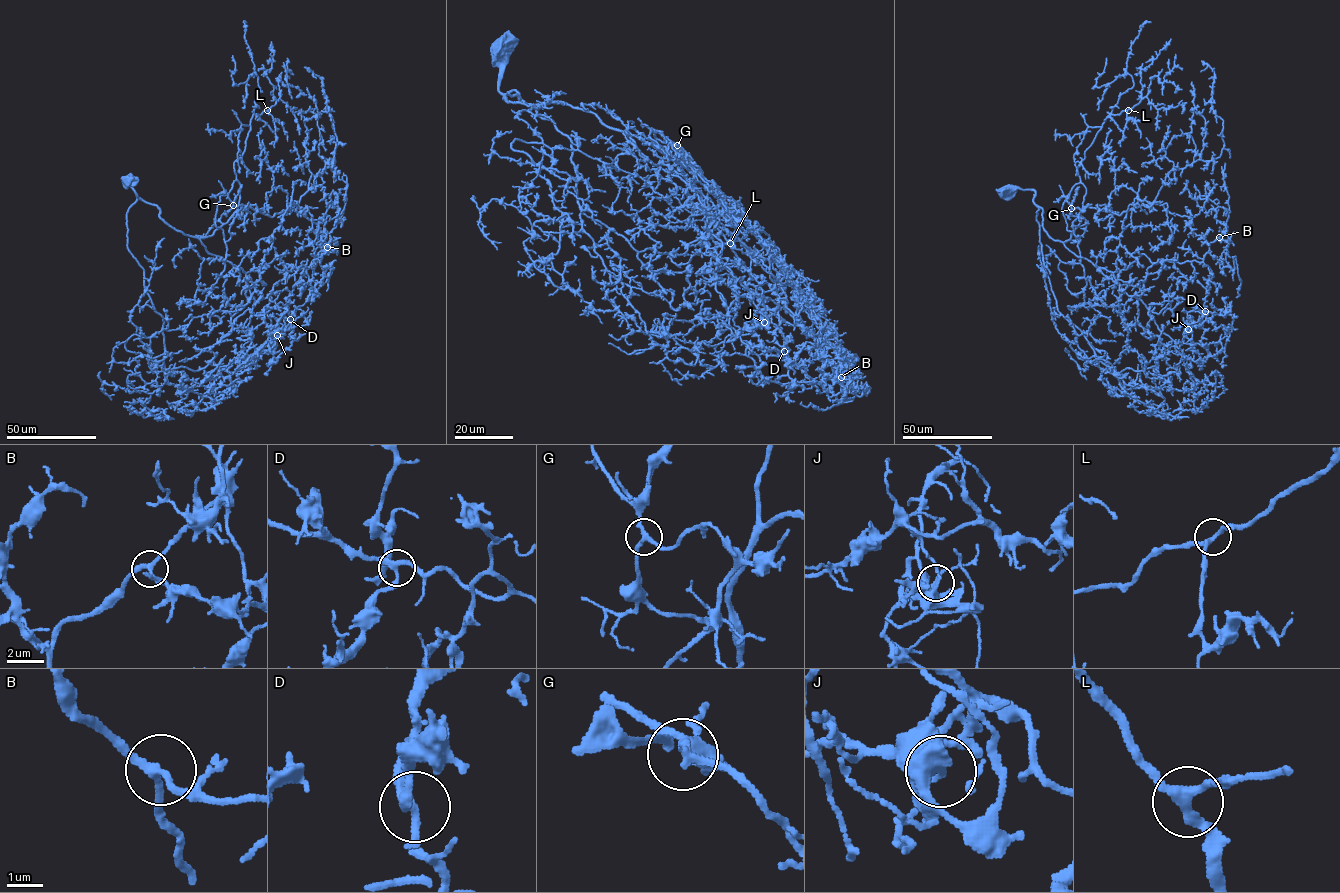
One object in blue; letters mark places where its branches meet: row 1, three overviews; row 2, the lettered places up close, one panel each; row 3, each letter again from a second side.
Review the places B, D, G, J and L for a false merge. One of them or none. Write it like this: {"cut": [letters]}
{"cut": ["J"]}

